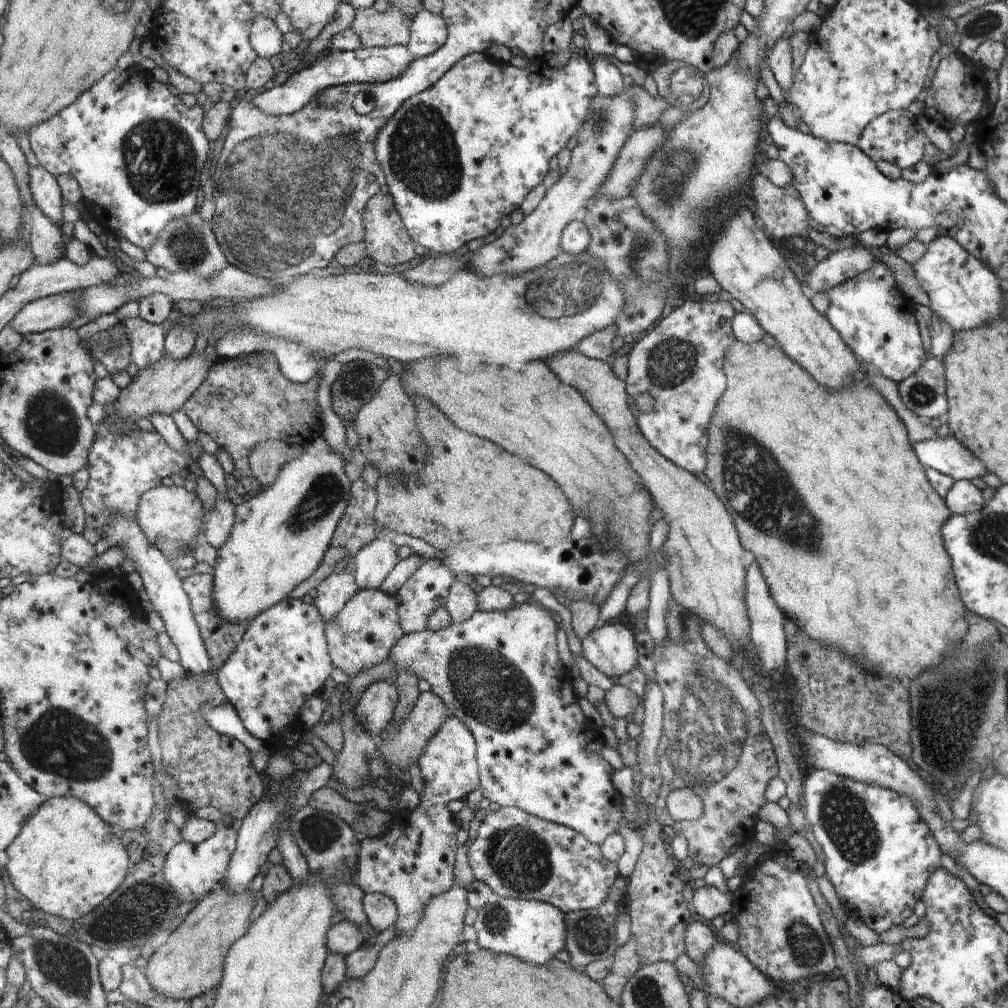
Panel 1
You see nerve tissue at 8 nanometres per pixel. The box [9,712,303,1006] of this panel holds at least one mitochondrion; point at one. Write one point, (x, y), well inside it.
(67, 968)

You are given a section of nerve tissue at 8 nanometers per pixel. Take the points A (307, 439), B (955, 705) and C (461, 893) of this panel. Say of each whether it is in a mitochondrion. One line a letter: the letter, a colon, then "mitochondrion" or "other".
A: other
B: mitochondrion
C: other

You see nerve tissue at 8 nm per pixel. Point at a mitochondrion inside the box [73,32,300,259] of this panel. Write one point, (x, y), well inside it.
(159, 157)

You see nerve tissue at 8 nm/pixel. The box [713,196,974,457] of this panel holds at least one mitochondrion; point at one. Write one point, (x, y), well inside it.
(922, 394)

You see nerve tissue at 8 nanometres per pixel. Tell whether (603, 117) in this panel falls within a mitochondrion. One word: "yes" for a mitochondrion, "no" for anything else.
yes

